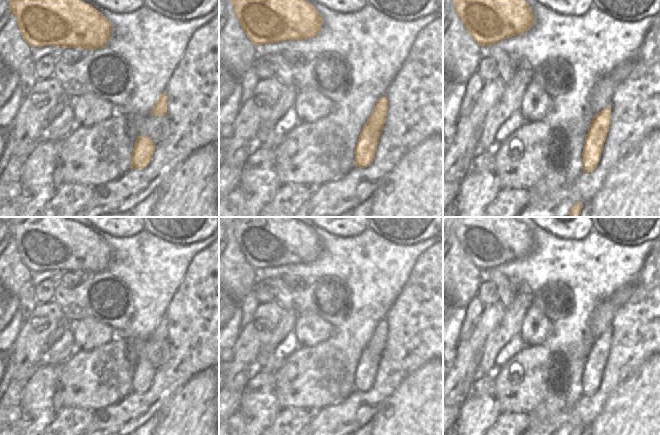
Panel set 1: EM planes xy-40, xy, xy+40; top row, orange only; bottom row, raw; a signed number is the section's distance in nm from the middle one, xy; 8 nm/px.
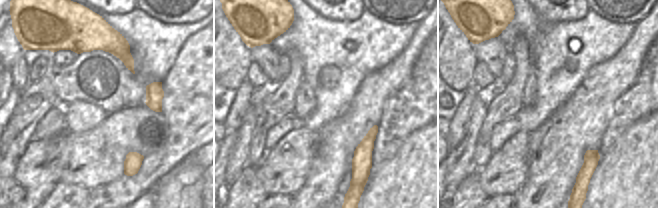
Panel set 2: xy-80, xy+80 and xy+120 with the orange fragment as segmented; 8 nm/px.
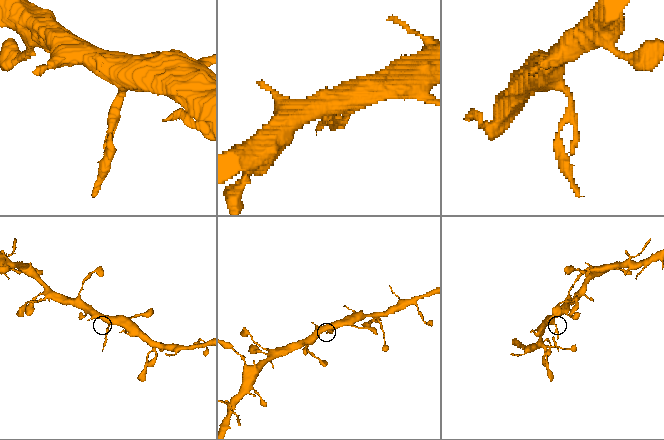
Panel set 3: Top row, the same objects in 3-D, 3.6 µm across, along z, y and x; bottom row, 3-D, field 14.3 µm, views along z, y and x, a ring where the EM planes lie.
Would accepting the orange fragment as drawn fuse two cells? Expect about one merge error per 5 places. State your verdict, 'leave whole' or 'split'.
leave whole

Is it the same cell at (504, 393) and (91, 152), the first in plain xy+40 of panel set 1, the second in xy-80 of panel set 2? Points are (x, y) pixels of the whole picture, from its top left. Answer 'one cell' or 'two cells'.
one cell

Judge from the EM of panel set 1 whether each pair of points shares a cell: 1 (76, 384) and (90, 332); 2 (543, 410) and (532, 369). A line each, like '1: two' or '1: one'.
1: two
2: two

